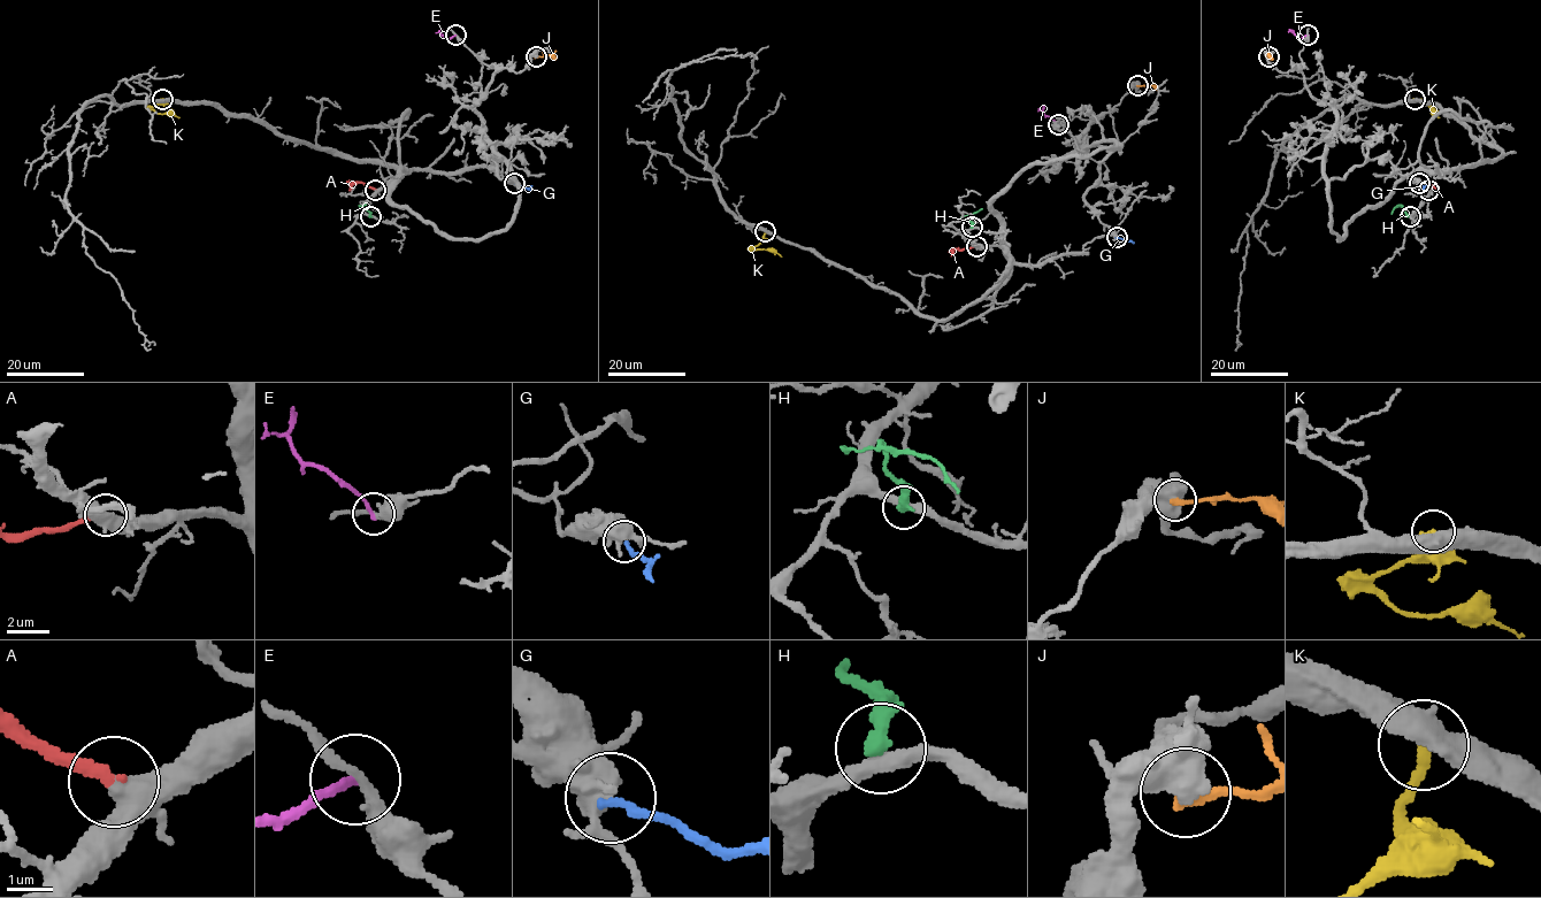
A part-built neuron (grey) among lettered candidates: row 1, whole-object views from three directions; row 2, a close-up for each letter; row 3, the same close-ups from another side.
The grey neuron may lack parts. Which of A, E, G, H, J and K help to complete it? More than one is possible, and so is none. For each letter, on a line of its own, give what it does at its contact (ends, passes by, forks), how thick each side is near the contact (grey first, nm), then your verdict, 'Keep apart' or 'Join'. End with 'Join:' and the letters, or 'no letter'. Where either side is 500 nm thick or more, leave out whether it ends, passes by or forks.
A: It ends there. Thickness 400 nm (grey) against 240 nm. Join
E: It ends there. Thickness 240 nm (grey) against 200 nm. Keep apart
G: It ends there. Thickness 400 nm (grey) against 220 nm. Keep apart
H: It ends there. Thickness 360 nm (grey) against 400 nm. Keep apart
J: Thickness 800 nm (grey) against 260 nm. Keep apart
K: Thickness 550 nm (grey) against 240 nm. Keep apart
Join: A

